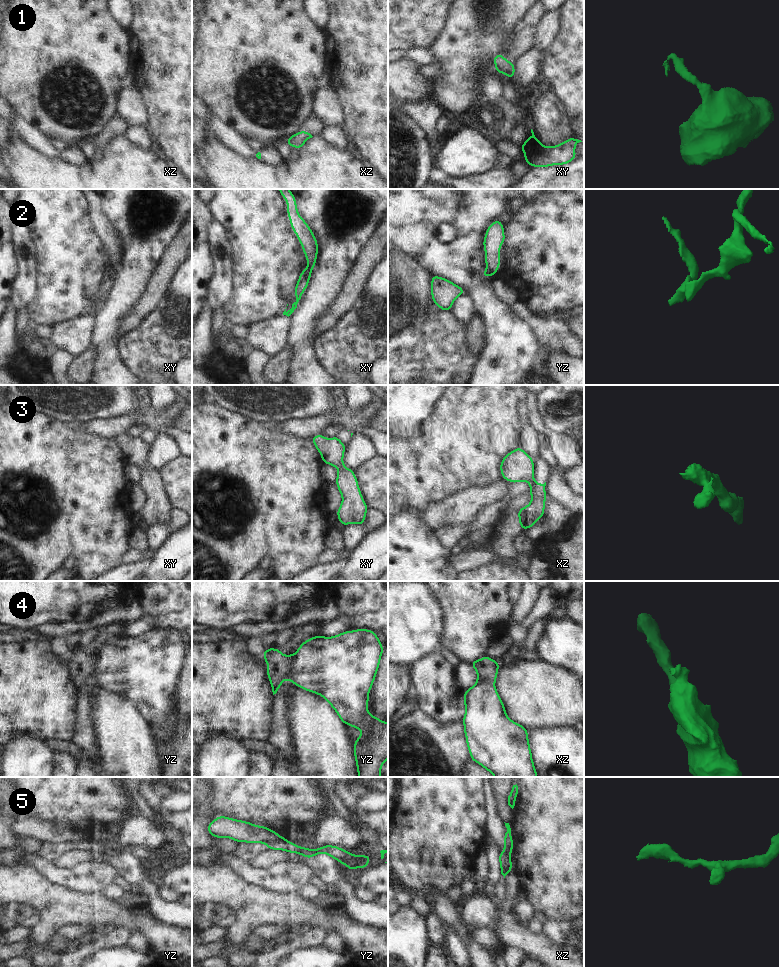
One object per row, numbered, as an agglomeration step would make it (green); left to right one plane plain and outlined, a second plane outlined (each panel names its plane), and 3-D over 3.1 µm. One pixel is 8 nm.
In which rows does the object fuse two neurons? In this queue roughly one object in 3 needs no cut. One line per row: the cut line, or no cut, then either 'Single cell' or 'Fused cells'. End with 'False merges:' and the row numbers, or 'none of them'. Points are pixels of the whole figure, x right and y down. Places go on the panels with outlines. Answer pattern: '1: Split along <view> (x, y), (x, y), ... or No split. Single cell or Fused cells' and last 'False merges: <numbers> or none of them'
1: No split. Single cell
2: Split along xy (307, 266), (311, 272). Fused cells
3: Split along xz (533, 472), (533, 483), (530, 487). Fused cells
4: No split. Single cell
5: Split along yz (281, 836), (265, 843). Fused cells
False merges: 2, 3, 5.

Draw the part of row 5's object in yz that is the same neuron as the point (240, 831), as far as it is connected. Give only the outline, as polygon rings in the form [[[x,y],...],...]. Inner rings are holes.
[[[223,815],[212,820],[208,824],[207,831],[214,838],[229,838],[238,843],[249,844],[270,843],[282,837],[276,831],[270,830],[269,827],[258,826],[248,821],[236,820]]]

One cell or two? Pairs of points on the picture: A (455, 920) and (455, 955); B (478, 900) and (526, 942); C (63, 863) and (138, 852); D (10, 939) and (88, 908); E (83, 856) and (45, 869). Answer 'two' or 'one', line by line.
A: two
B: two
C: two
D: two
E: two

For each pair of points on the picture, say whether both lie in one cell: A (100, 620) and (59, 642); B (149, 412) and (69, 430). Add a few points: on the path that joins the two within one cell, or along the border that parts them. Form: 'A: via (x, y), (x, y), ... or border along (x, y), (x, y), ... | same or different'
A: border along (67, 638), (55, 636), (52, 639) | different
B: border along (84, 424), (86, 430), (94, 435), (105, 438) | different

